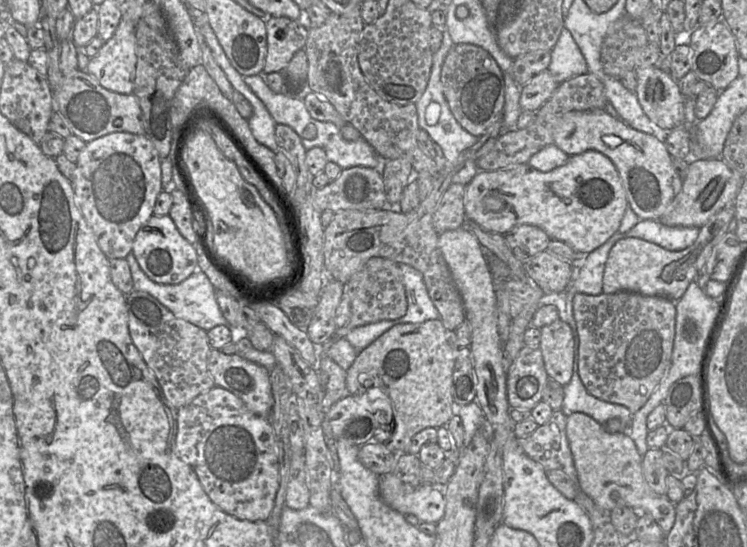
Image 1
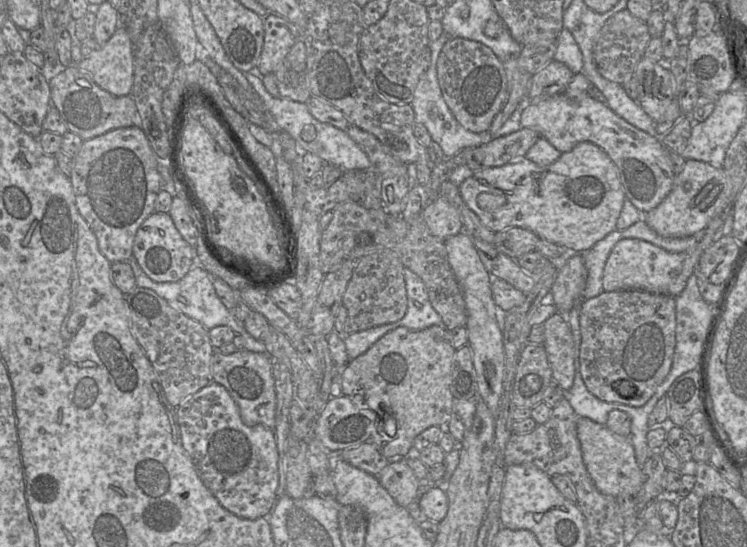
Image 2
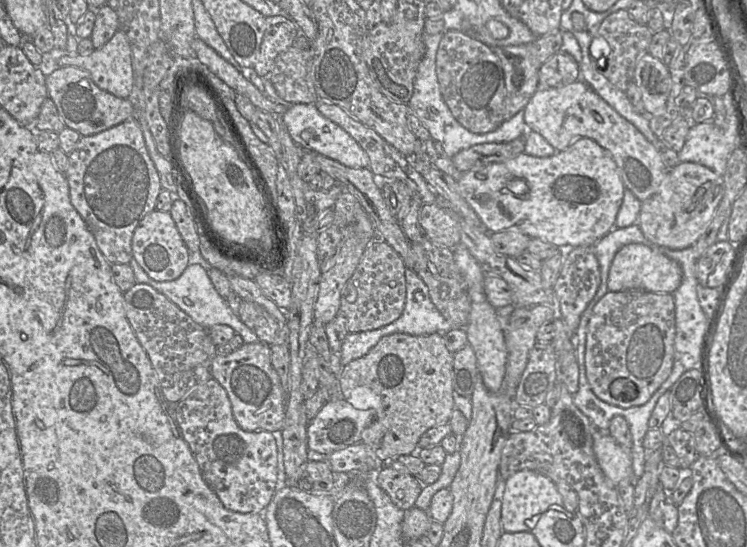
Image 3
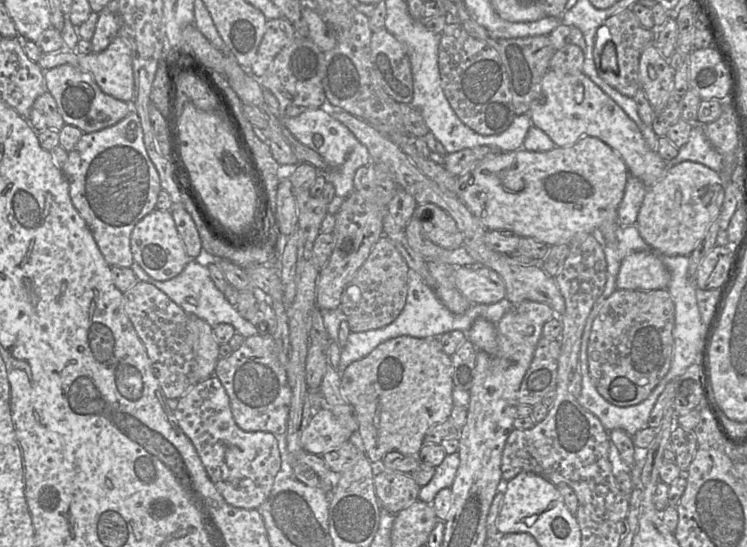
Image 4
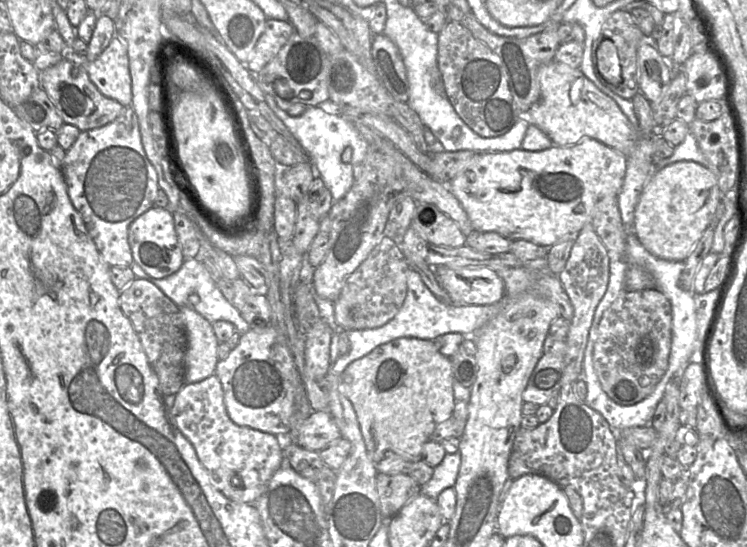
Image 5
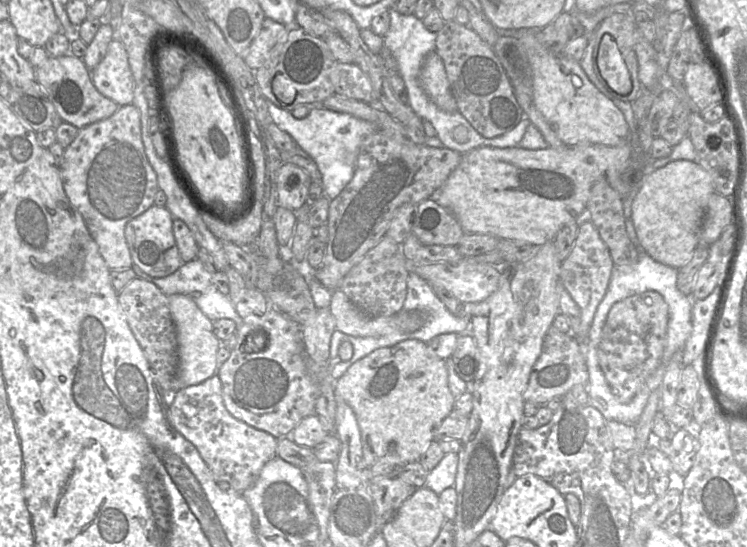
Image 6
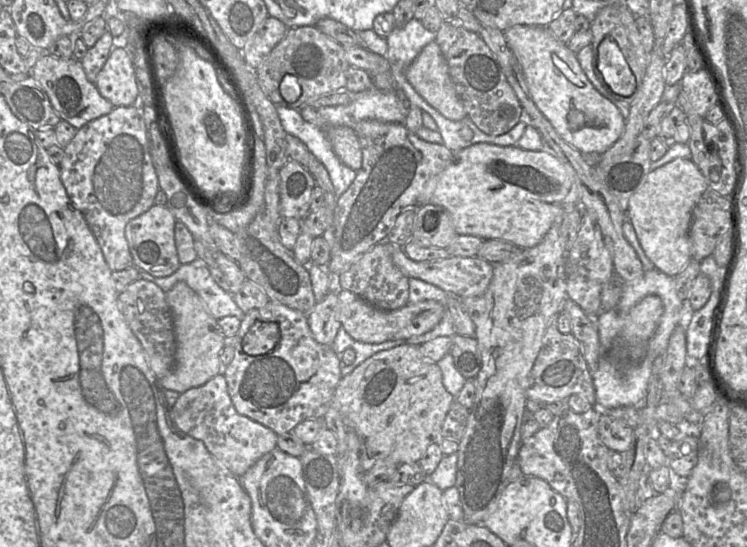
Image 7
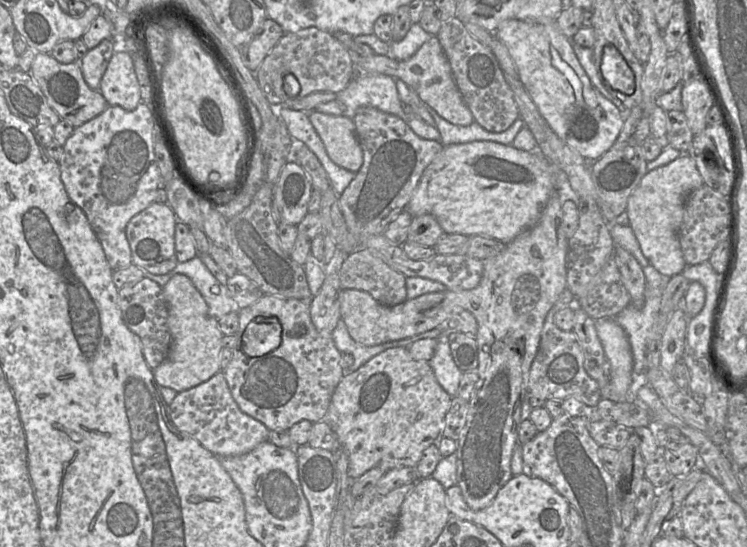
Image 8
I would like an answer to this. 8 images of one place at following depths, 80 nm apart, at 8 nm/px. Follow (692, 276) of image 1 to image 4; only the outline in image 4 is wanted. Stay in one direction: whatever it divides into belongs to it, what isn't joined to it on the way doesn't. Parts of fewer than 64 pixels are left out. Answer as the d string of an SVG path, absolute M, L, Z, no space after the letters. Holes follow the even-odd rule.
M637 251L626 256L620 265L620 269L616 278L617 289L625 290L656 290L667 288L671 274L667 267L658 257L659 252Z

